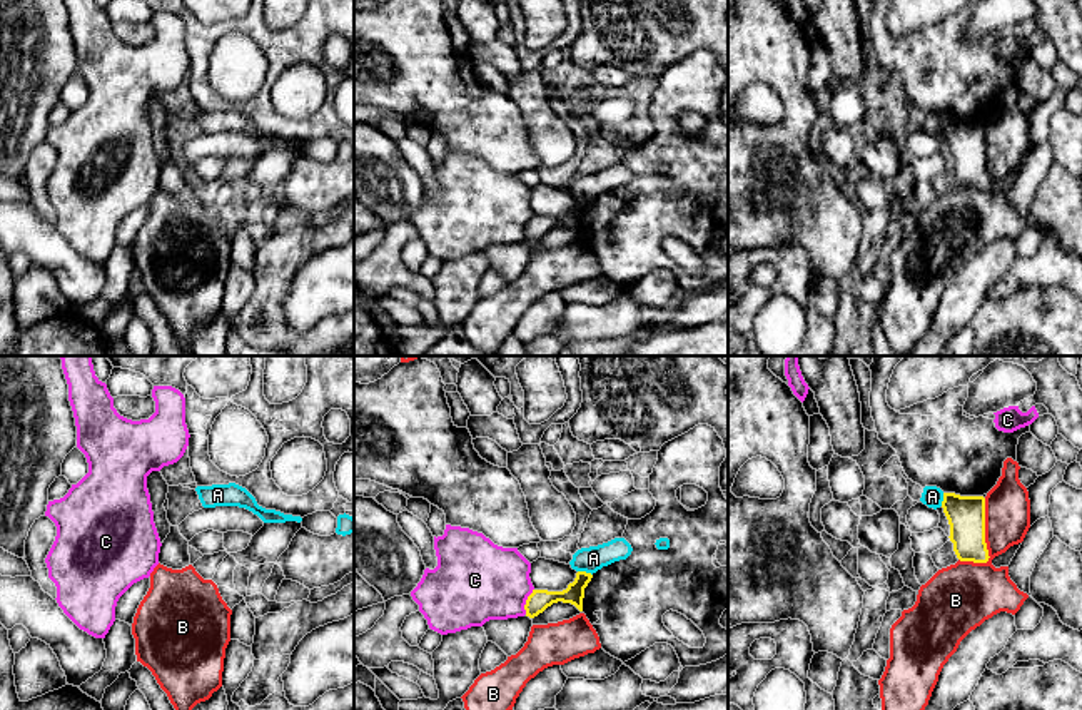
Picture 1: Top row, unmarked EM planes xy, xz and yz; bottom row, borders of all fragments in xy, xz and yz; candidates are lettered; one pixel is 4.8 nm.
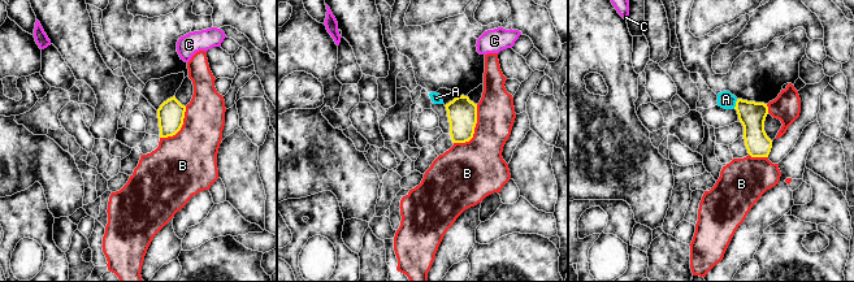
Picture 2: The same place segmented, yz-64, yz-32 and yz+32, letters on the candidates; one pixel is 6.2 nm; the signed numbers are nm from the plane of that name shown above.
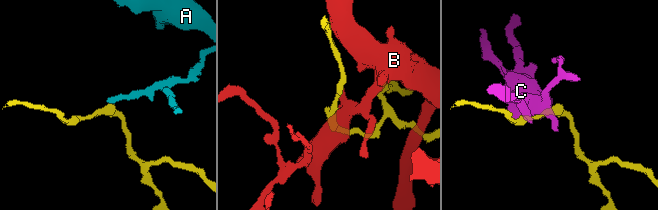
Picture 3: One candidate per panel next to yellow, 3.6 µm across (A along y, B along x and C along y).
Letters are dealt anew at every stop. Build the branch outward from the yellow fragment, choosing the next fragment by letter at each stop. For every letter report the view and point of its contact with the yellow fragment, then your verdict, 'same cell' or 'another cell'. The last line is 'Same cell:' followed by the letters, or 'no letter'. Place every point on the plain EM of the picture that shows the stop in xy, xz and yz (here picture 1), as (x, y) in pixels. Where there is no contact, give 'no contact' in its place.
A: contact xz (585, 197); another cell
B: contact yz (985, 169); another cell
C: contact xz (526, 228); another cell
Same cell: no letter

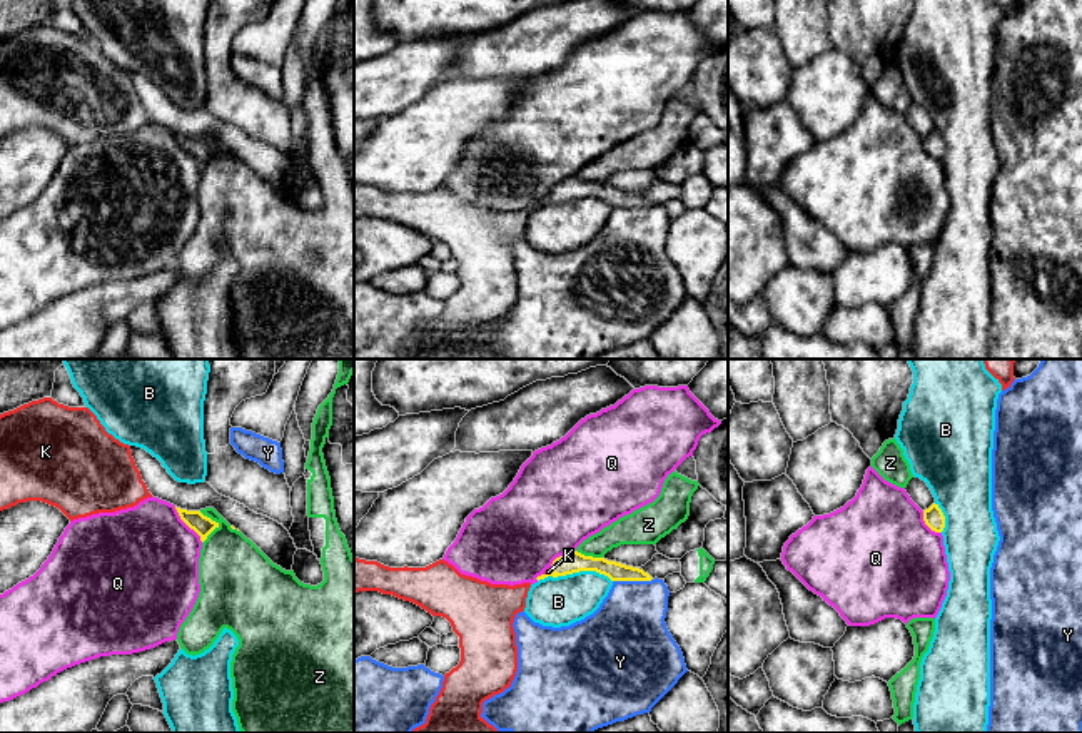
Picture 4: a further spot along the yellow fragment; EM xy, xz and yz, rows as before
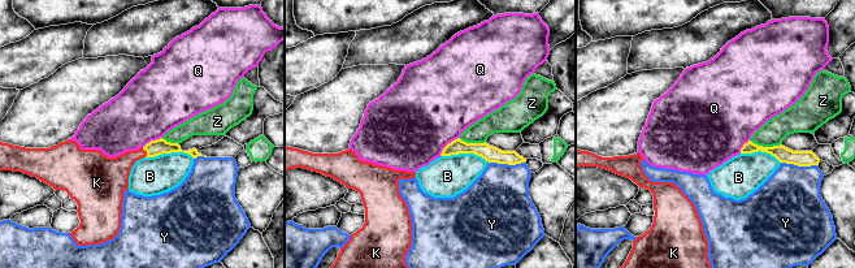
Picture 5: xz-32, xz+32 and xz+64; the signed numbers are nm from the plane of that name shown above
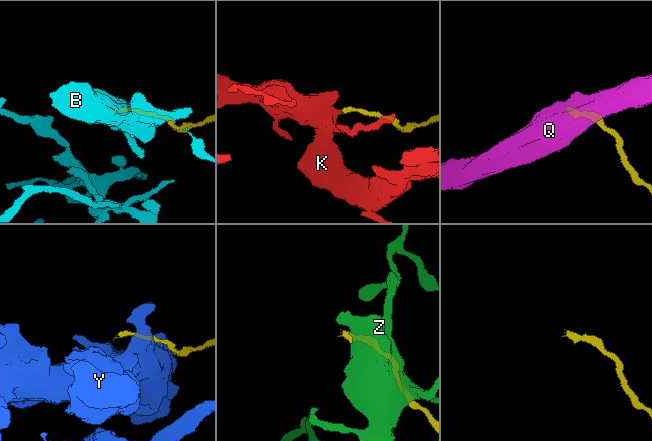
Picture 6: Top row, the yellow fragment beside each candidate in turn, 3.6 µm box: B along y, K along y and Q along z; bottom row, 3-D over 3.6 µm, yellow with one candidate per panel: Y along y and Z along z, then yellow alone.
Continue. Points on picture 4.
B: contact xz (575, 197); another cell
K: contact xz (548, 201); same cell
Q: contact xy (187, 151); another cell
Y: contact xz (632, 206); another cell
Z: contact xy (217, 151); another cell
Same cell: K

